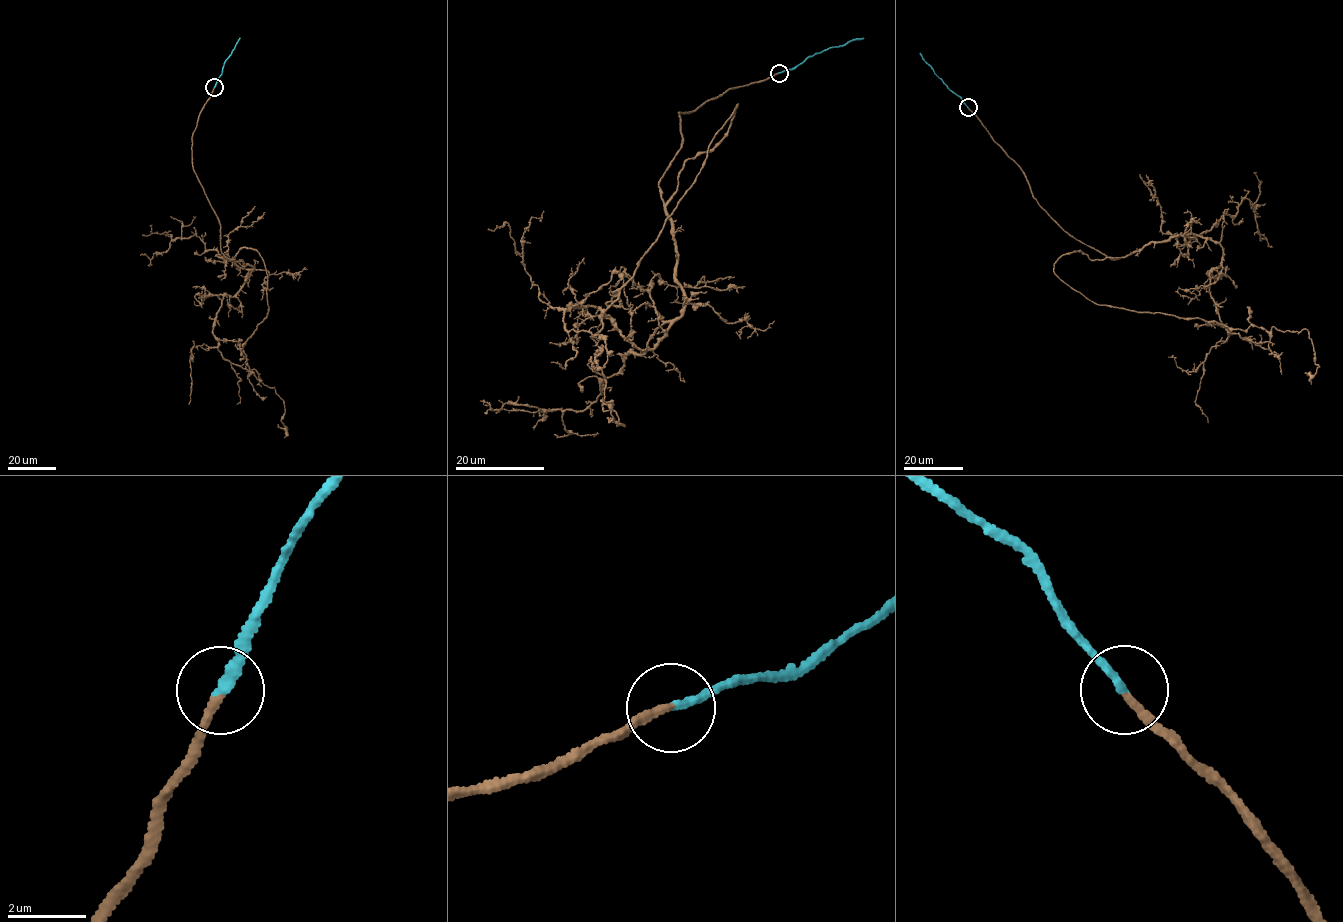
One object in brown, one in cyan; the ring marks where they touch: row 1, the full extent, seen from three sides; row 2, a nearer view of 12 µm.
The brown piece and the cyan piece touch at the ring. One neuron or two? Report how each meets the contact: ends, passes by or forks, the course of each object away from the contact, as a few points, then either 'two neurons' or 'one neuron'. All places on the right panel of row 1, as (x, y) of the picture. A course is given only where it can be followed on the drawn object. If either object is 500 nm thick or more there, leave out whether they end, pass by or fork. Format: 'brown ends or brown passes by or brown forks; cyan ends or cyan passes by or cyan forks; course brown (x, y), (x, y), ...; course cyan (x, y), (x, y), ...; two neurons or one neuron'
brown ends; cyan ends; course brown (968, 108), (1054, 221), (1121, 257), (1065, 254), (1064, 282), (1096, 303), (1307, 330), (1318, 366), (1305, 373); course cyan (968, 108), (919, 53); one neuron

